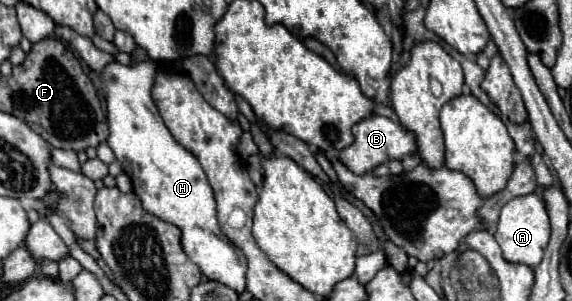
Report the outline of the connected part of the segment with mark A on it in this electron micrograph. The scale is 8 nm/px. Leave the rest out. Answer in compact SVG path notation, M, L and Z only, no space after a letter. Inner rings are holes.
M536 194L512 198L500 212L498 230L496 230L494 238L500 244L504 258L508 262L520 262L520 264L526 264L532 268L538 266L544 256L544 248L548 246L548 240L550 240L550 220L548 220L544 200Z

